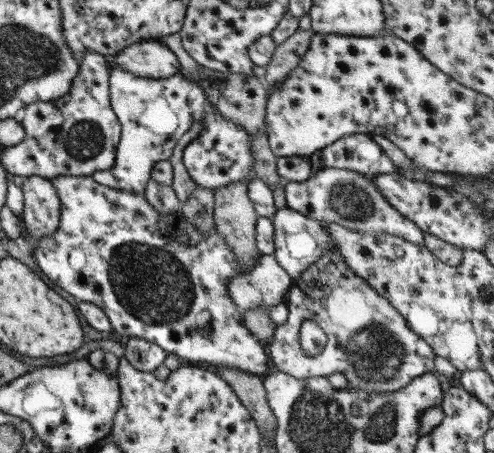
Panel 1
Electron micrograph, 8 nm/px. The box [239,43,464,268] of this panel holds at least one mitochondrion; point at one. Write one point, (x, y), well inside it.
(349, 200)

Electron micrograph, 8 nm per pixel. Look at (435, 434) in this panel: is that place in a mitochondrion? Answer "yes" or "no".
no

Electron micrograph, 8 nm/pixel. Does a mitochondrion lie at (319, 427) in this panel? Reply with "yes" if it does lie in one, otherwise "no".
yes

